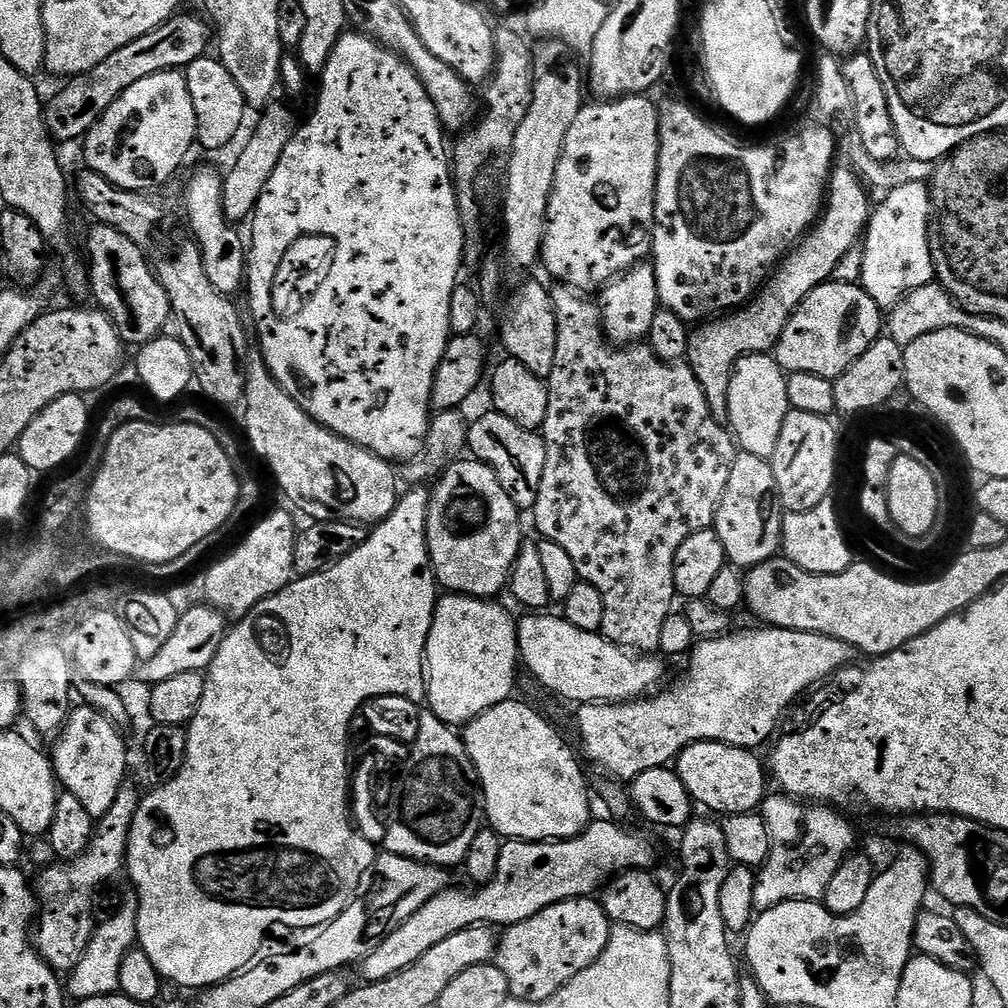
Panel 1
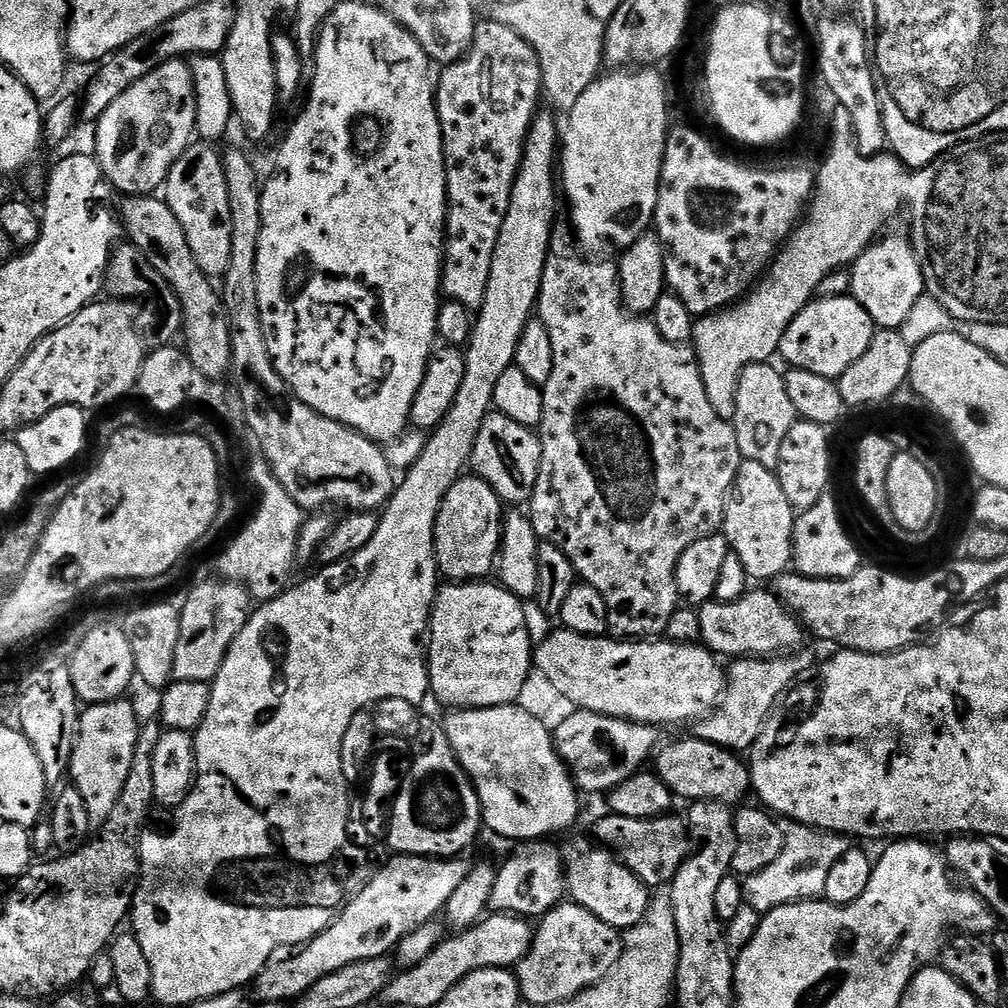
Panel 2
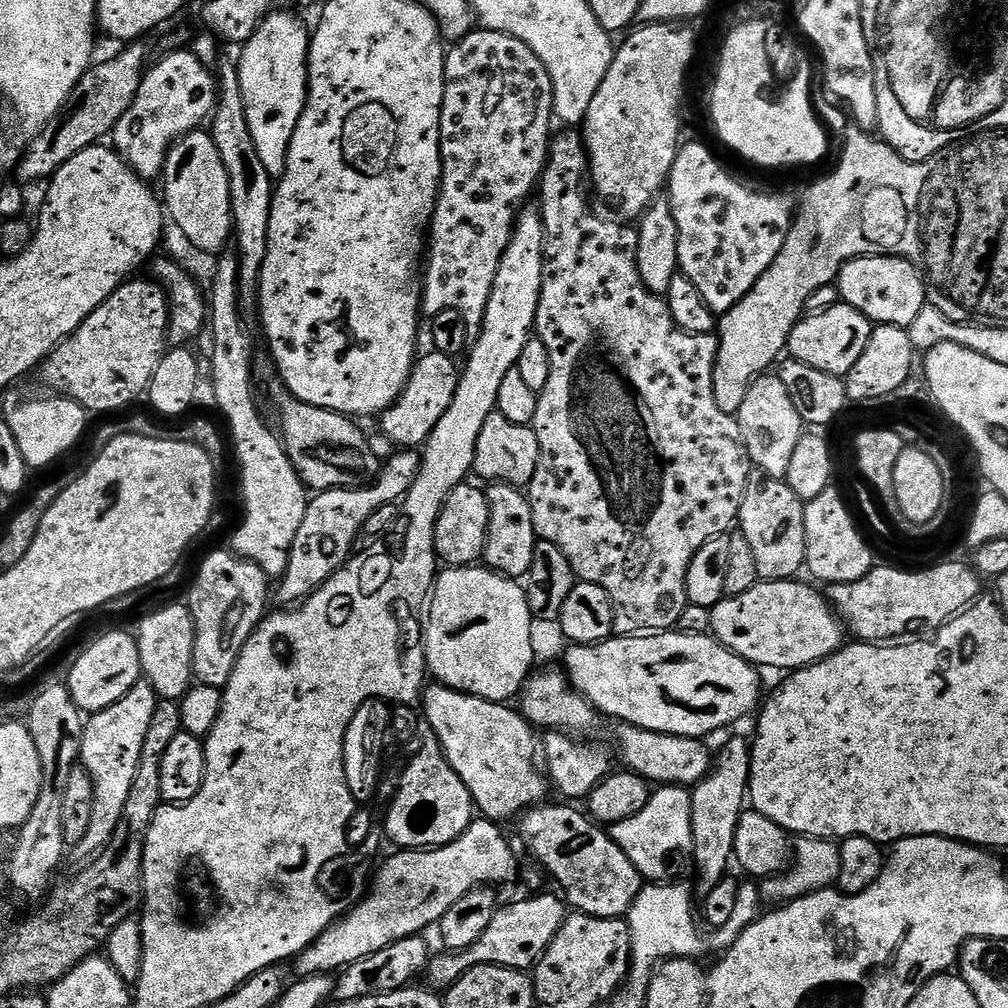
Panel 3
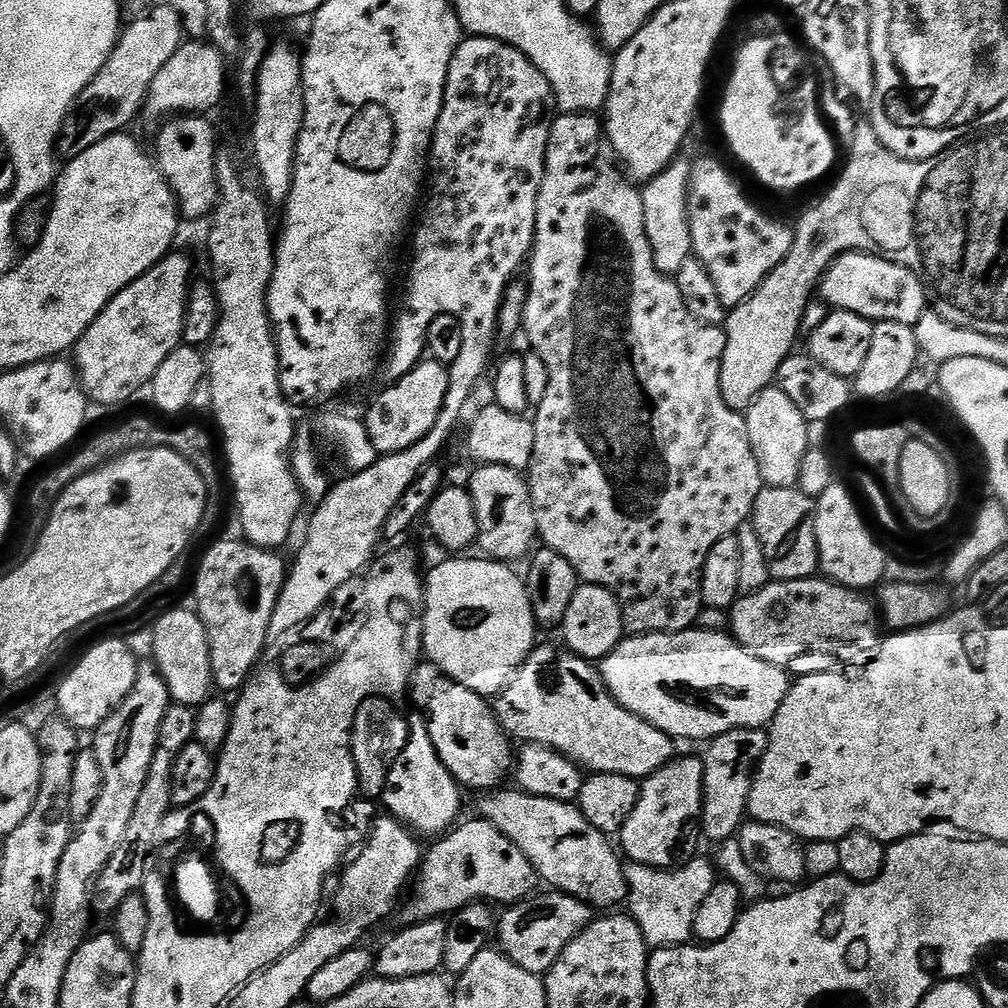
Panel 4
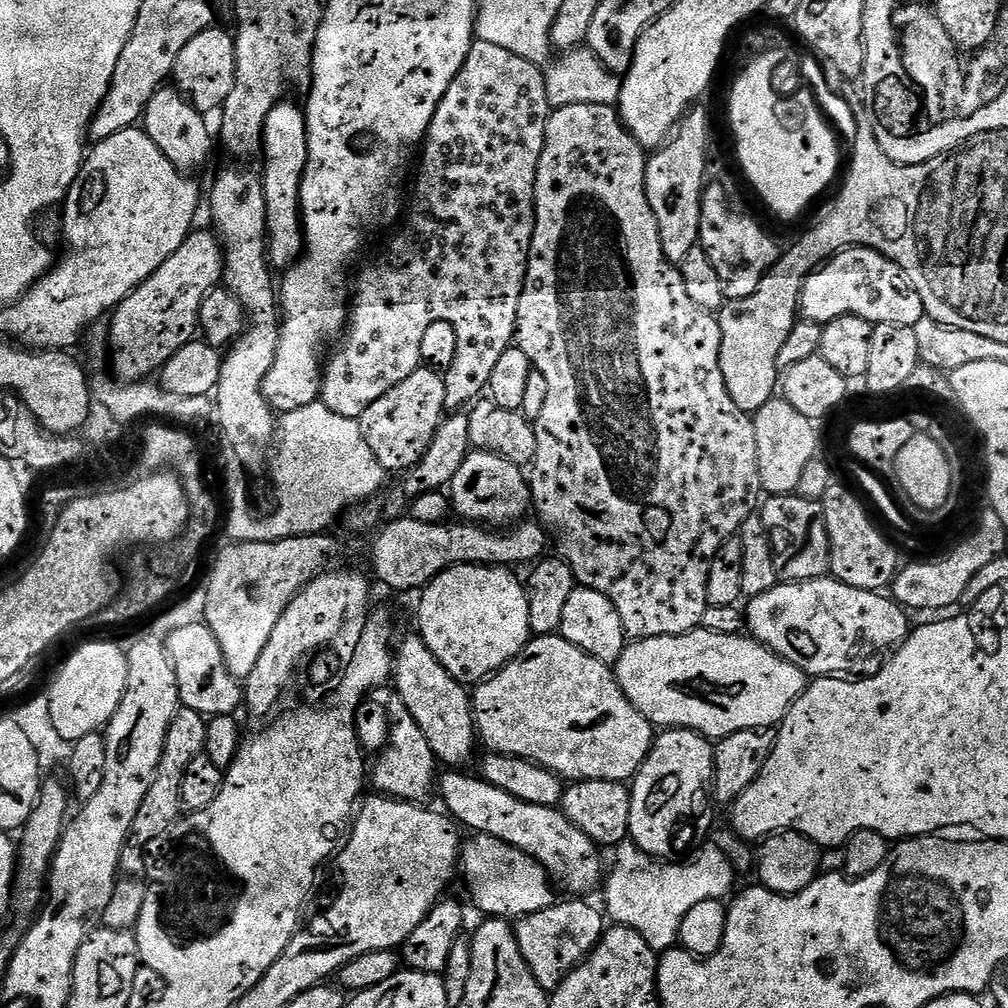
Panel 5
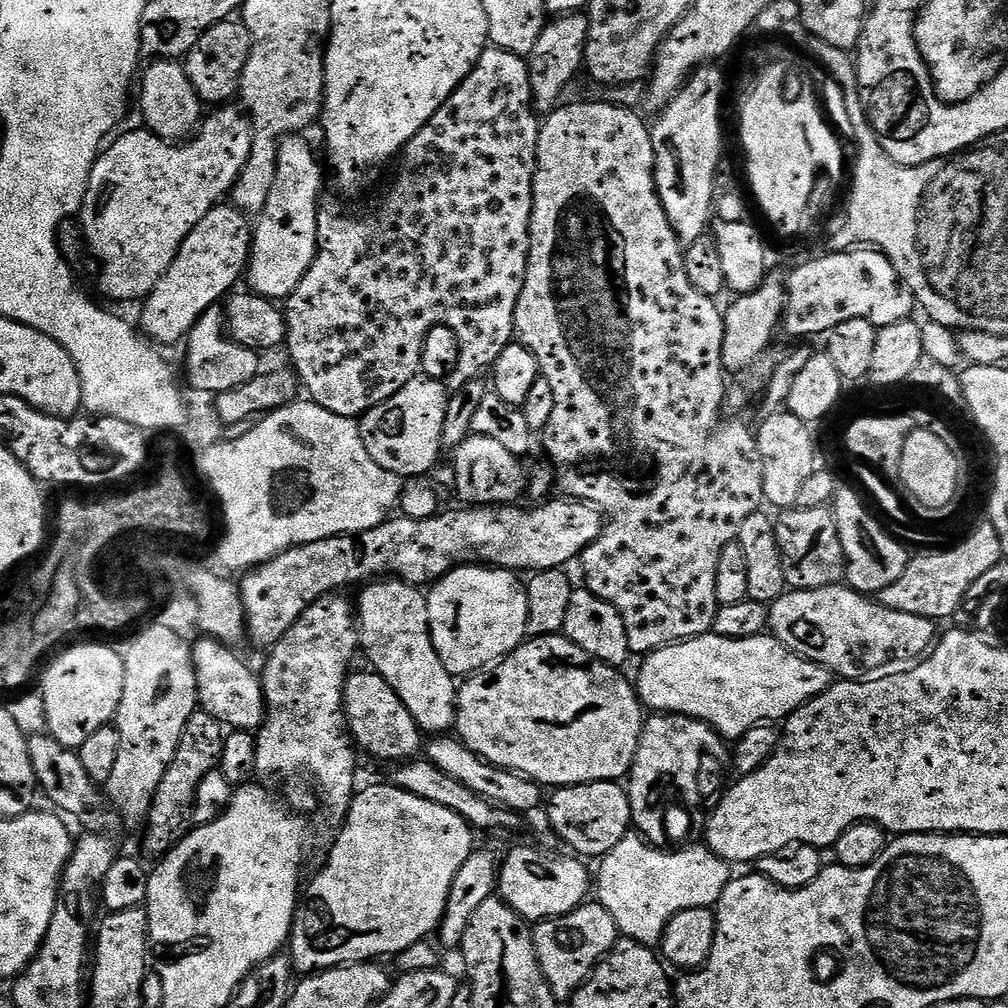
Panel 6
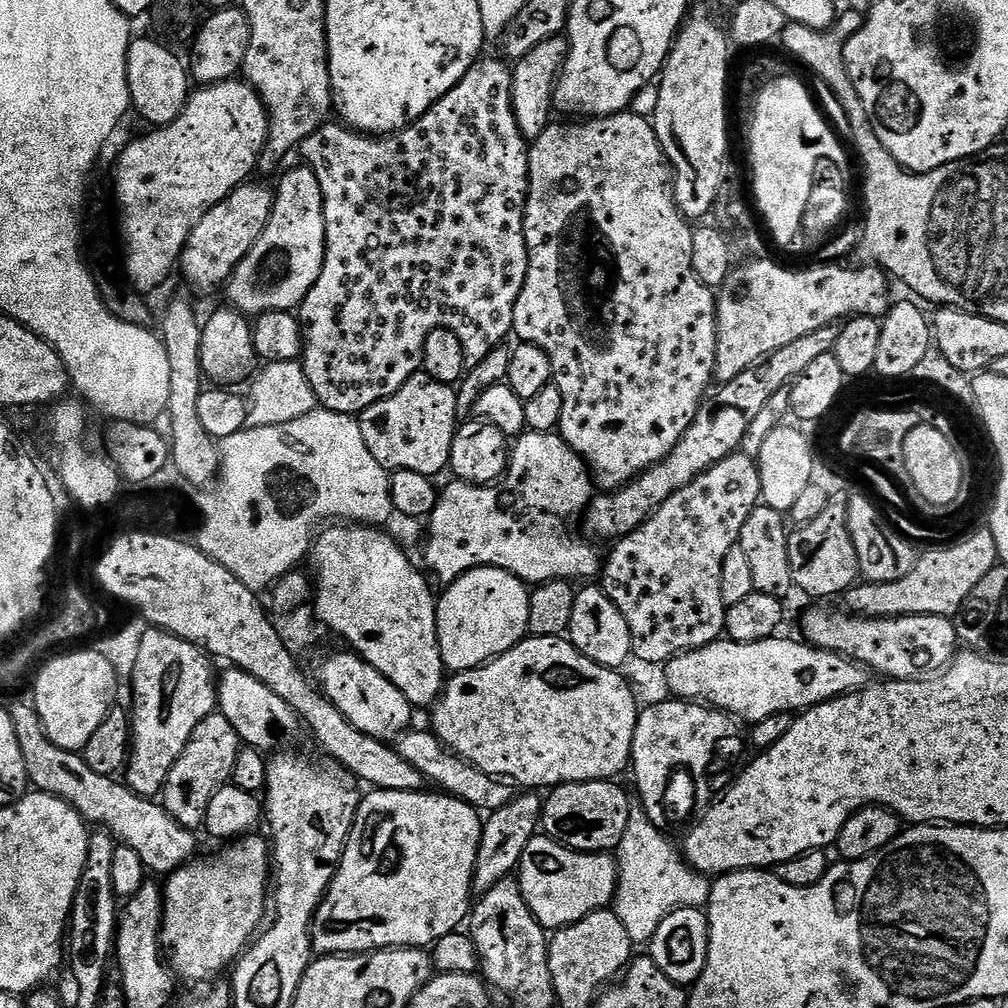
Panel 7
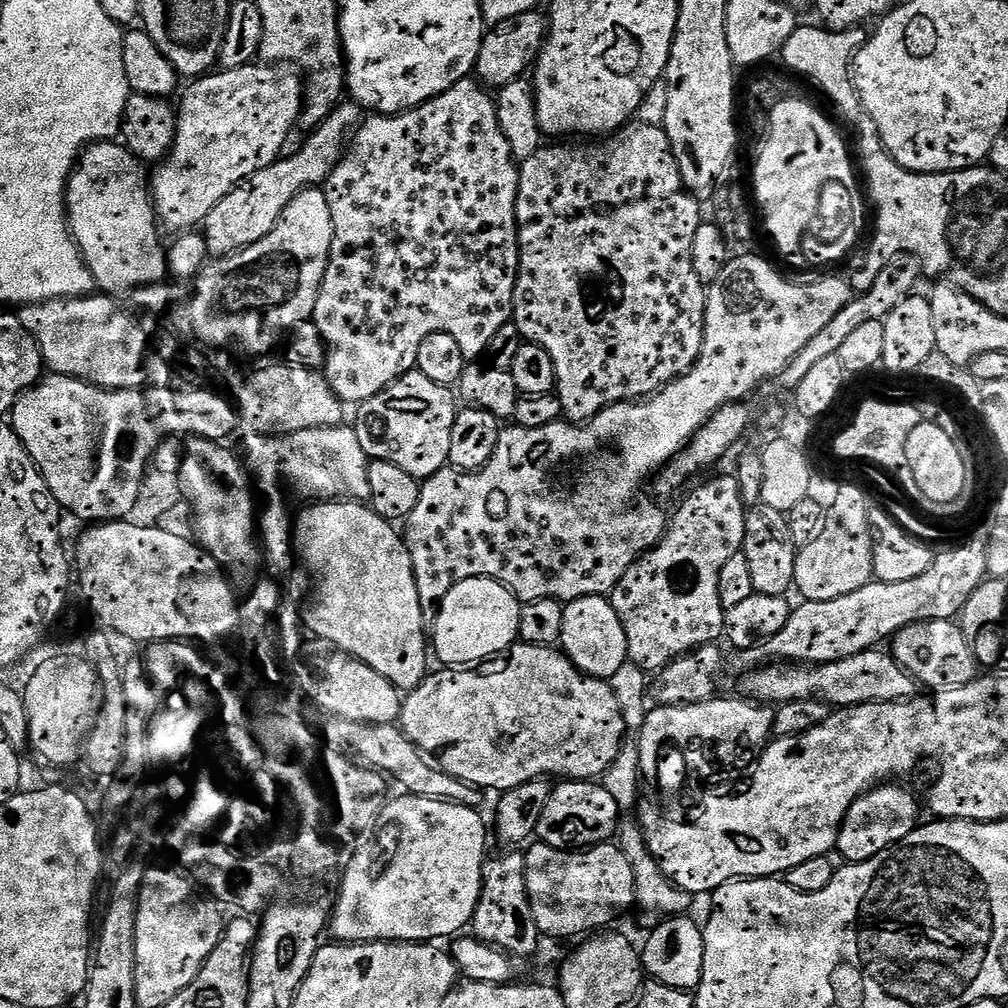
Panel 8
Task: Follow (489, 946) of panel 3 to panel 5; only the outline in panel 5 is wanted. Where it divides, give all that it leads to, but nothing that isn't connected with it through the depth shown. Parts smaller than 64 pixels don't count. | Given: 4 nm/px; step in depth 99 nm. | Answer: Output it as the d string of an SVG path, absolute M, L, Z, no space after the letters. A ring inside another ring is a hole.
M568 898L563 902L551 904L546 910L538 910L529 916L515 921L516 940L522 950L522 958L538 978L544 991L551 994L556 987L577 968L577 966L596 949L596 944L606 931L606 916L584 898Z

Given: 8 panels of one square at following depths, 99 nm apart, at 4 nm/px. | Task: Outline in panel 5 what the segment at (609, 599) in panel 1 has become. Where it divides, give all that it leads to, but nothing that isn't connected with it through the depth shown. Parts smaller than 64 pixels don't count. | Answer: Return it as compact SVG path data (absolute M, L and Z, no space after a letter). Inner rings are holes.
M571 104L555 109L548 117L546 126L546 142L542 146L542 158L538 162L538 174L536 175L536 225L534 226L534 238L528 255L528 269L522 286L522 298L518 298L518 318L516 319L515 347L530 358L535 371L546 378L546 402L542 406L542 414L534 421L536 429L536 456L530 465L530 487L532 489L531 507L534 516L539 523L554 537L554 544L560 547L559 555L570 566L570 570L576 575L576 583L579 587L598 590L598 594L606 594L618 610L618 618L622 618L624 635L629 641L645 640L646 638L662 638L663 636L681 636L687 632L695 632L702 625L702 614L708 609L706 598L706 582L710 578L710 562L714 562L714 554L722 546L722 542L730 536L737 535L746 522L758 508L762 500L760 487L760 471L758 470L758 438L754 438L754 419L749 413L738 410L730 398L730 390L726 390L726 382L722 378L722 366L720 365L720 347L722 346L722 330L720 321L715 315L702 306L696 305L690 299L690 293L682 282L682 274L679 267L671 264L662 250L662 238L658 234L658 218L654 218L654 210L650 210L650 202L646 198L646 166L648 156L646 149L636 141L628 132L628 127L620 121L620 113L613 106L594 106L593 104Z

